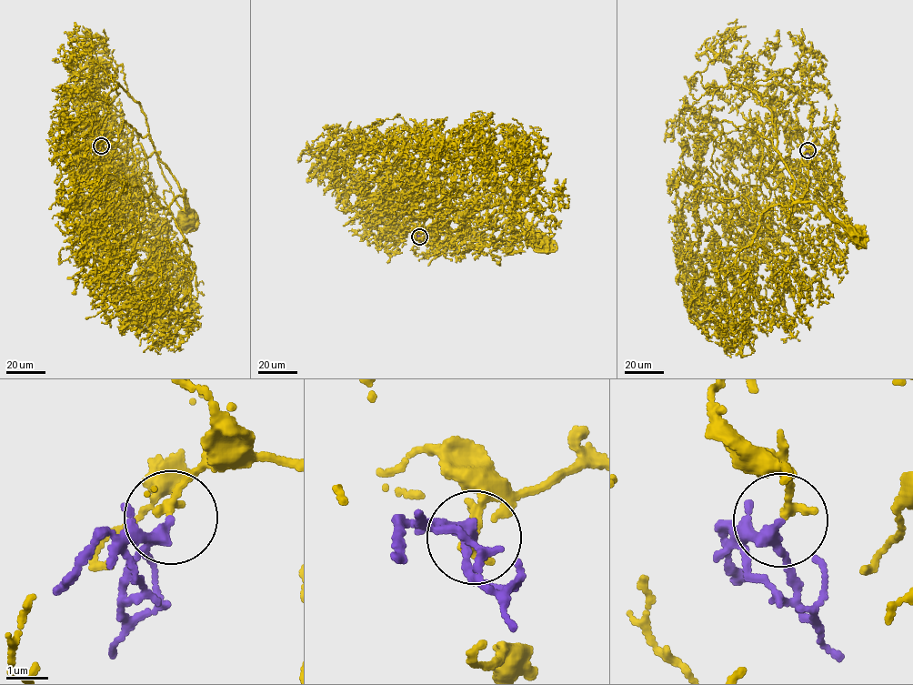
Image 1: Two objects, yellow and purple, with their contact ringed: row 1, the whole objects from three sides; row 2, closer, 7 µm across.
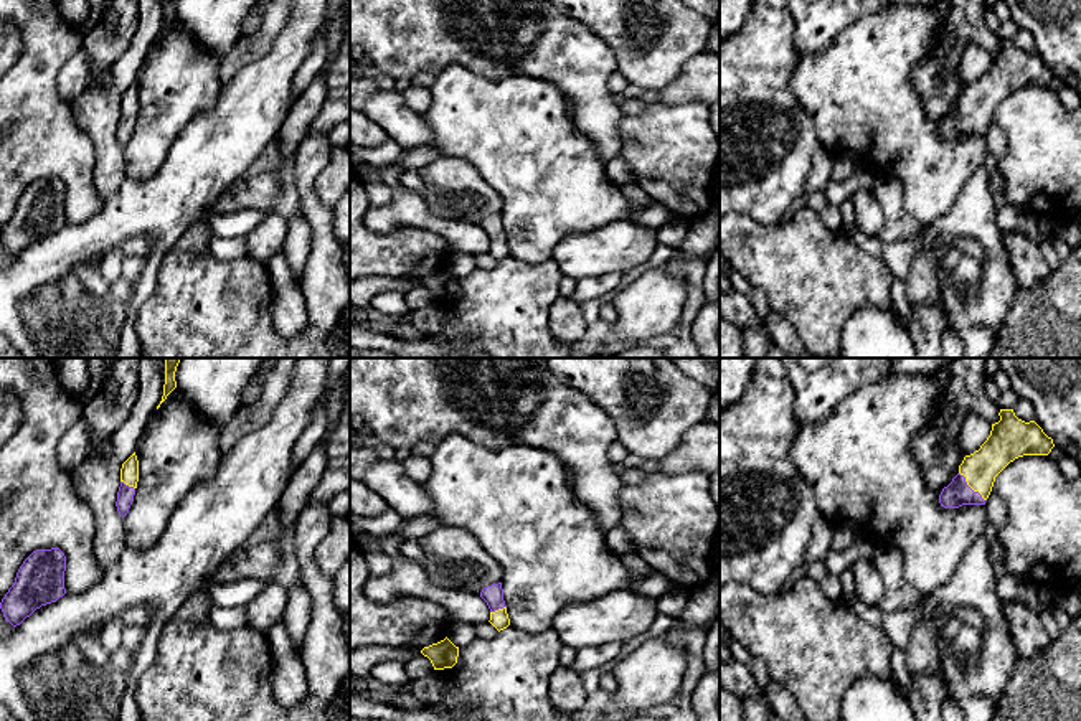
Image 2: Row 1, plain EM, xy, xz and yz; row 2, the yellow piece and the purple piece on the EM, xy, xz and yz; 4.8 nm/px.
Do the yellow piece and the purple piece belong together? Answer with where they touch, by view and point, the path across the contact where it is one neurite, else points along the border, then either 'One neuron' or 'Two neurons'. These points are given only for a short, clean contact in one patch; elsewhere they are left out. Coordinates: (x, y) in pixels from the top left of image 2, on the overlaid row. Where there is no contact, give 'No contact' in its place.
Touches yellow at yz (971, 487). Path across: yz (1000, 447), (977, 472), (971, 487), (958, 492). One neuron

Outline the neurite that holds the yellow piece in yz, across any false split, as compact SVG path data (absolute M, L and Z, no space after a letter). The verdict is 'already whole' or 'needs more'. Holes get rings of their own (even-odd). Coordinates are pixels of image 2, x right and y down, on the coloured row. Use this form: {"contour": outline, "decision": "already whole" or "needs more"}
{"contour": "M1000 409L998 416L987 441L964 457L959 474L942 488L941 507L985 505L995 477L1010 462L1023 455L1048 455L1055 447L1053 439L1035 421L1018 419L1013 409Z", "decision": "needs more"}

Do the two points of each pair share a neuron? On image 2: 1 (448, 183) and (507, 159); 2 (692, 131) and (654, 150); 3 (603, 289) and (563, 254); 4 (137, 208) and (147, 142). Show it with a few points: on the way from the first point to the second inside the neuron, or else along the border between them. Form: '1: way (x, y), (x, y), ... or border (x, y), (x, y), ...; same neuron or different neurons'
1: border (441, 157), (467, 160), (499, 195), (500, 203); different neurons
2: way (682, 137), (670, 149), (664, 149); same neuron
3: border (621, 271), (581, 276), (576, 281); different neurons
4: border (169, 152), (164, 164), (149, 177), (126, 175); different neurons

